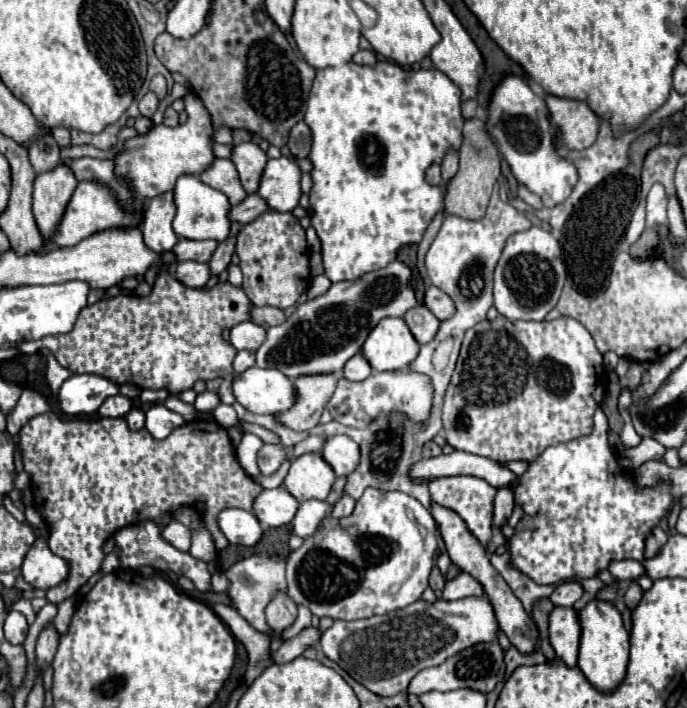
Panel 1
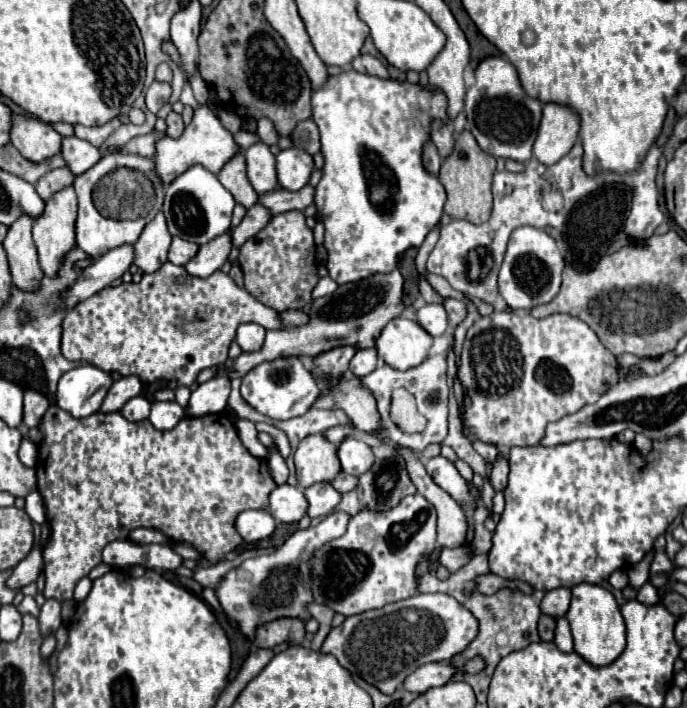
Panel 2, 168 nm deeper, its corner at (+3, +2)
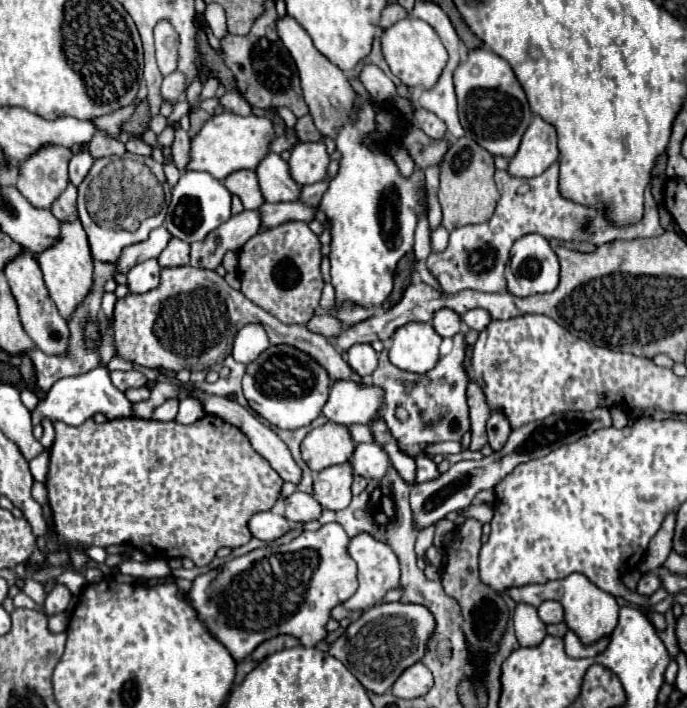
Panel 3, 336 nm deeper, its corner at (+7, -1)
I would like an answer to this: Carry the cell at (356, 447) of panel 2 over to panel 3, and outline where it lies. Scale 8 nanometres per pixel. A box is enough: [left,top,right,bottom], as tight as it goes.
[350,443,390,479]

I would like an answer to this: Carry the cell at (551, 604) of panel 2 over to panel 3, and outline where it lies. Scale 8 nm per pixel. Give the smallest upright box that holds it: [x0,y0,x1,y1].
[538,601,564,623]

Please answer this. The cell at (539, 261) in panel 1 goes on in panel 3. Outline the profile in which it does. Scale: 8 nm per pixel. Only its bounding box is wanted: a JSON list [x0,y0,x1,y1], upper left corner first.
[504,233,558,299]

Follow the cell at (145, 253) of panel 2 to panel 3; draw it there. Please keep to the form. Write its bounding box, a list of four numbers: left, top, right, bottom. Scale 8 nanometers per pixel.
[128,259,160,293]

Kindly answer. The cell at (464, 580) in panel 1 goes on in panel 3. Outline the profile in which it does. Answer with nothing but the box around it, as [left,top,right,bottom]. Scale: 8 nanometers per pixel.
[504,573,620,645]

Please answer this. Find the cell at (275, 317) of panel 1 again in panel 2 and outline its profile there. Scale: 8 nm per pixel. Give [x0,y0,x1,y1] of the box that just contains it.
[282,310,310,326]

